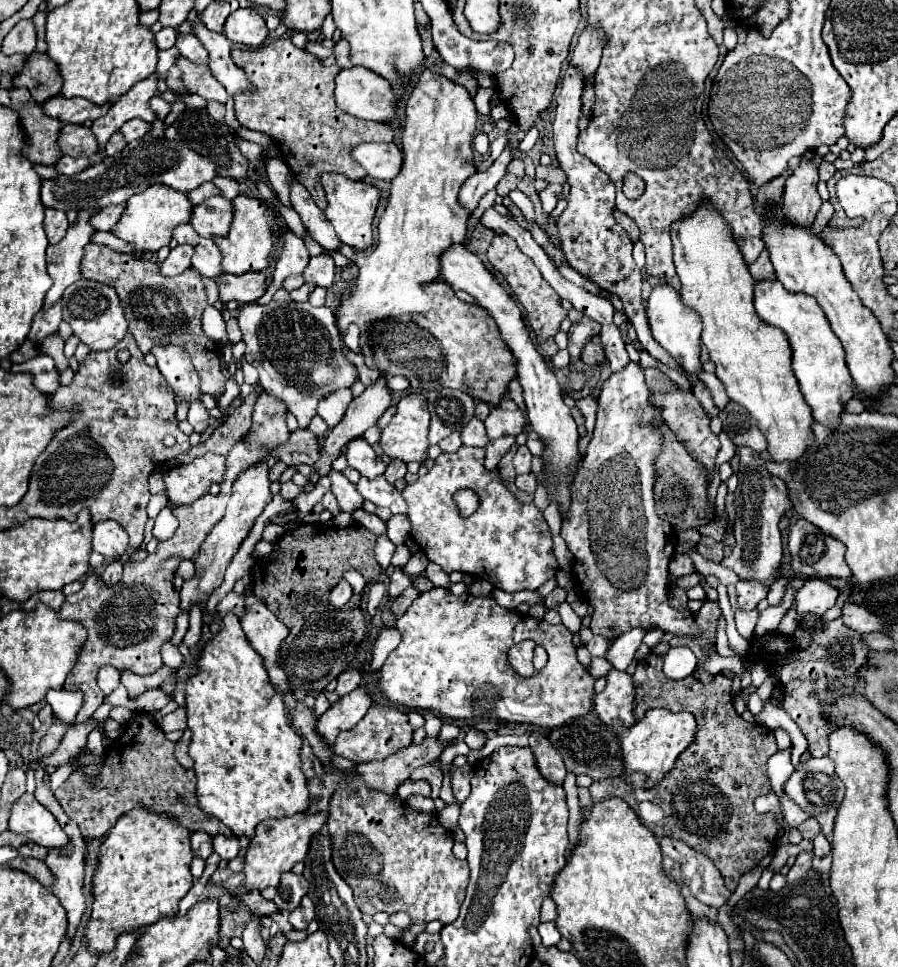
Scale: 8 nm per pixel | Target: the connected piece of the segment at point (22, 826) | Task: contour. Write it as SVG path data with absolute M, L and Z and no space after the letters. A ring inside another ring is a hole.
M29 793L21 795L21 799L17 799L11 807L9 829L43 847L63 847L69 839L59 827L57 819Z

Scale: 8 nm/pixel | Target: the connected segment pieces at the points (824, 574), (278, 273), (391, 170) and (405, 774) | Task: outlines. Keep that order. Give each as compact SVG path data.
M797 519L791 527L789 527L789 541L787 547L791 551L791 567L795 573L807 577L807 579L829 579L829 577L841 577L841 579L849 579L851 577L851 569L845 563L845 547L841 541L825 535L819 527L811 525L805 519Z
M289 227L283 233L283 251L275 263L275 271L273 271L273 283L265 294L258 299L258 303L265 305L273 299L273 294L281 289L281 283L287 275L291 273L303 273L303 269L309 263L309 251L303 243L301 237L297 237Z
M359 143L351 149L351 155L369 177L385 181L391 181L399 173L403 161L403 153L395 143Z
M425 737L421 745L409 745L383 761L359 763L351 773L361 777L373 791L387 791L393 795L397 787L409 779L413 769L437 759L443 749L445 745L439 743L437 737Z

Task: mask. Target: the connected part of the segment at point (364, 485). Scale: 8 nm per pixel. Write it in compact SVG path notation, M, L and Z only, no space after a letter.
M379 475L379 479L361 477L357 483L357 491L363 495L363 499L381 507L389 507L393 515L407 513L407 503L403 495L399 495L399 491L393 485L389 485L383 475Z

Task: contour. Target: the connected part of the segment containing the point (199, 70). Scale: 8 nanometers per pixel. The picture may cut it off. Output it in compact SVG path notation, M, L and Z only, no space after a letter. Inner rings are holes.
M177 57L175 65L183 71L183 85L187 87L187 91L201 95L203 99L213 99L219 103L227 101L227 91L223 91L221 83L211 75L207 65L195 65L189 59Z

